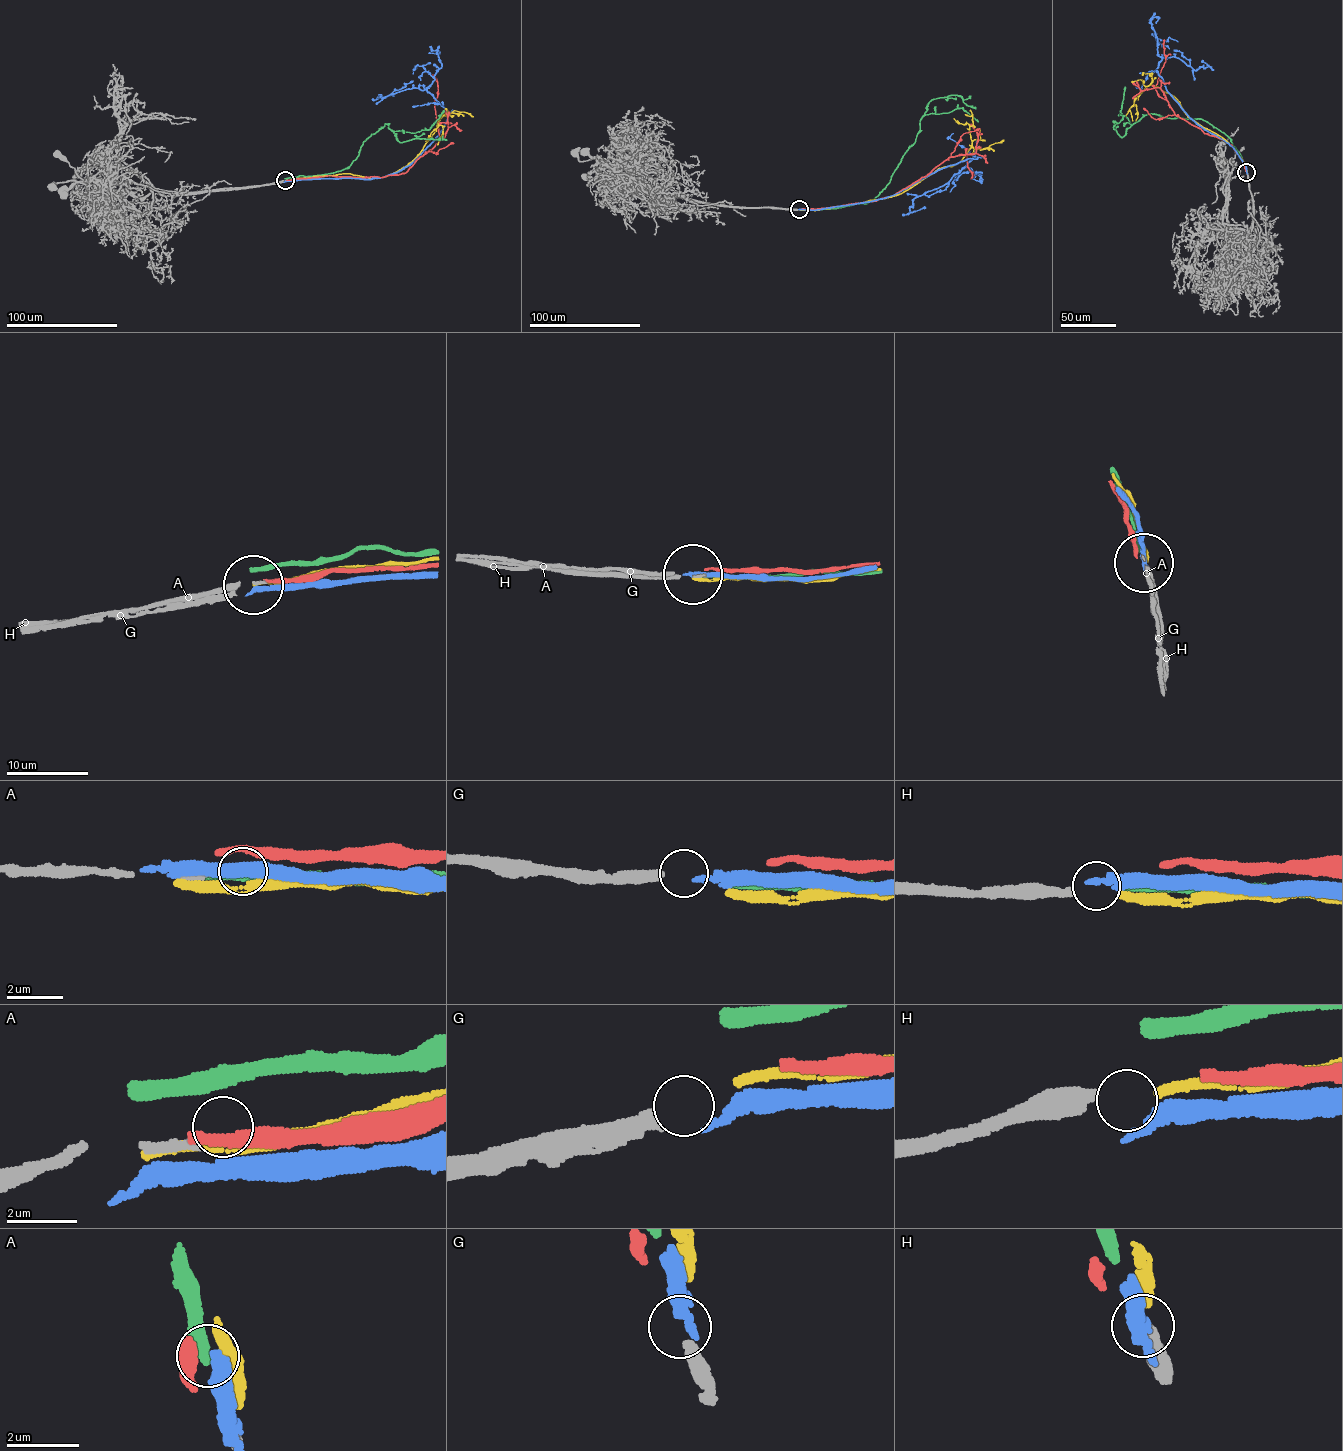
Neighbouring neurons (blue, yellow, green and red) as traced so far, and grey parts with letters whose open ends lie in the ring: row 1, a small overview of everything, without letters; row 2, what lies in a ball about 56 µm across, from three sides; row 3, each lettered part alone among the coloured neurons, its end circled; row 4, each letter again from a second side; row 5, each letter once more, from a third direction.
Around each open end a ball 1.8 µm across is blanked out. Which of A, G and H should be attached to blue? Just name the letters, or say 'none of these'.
G

